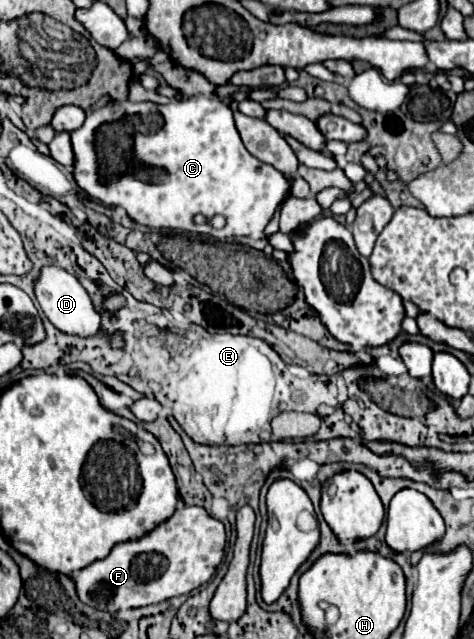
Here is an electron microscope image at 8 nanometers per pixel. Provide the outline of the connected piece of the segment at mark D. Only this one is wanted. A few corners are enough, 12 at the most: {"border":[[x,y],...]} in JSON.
{"border":[[42,268],[44,314],[60,332],[92,338],[102,314],[64,268]]}

